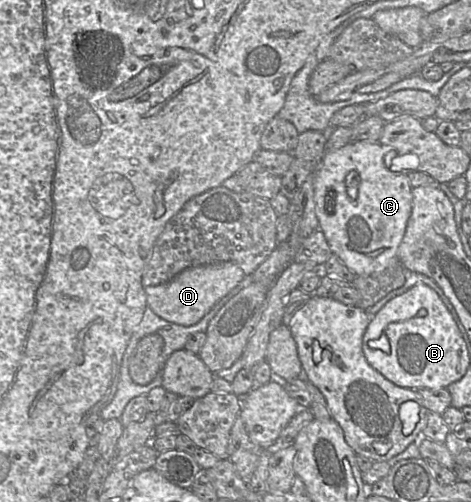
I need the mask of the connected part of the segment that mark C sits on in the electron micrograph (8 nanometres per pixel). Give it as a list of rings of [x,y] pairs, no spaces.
[[[352,141],[338,149],[326,149],[315,169],[314,200],[318,229],[324,233],[332,253],[356,275],[381,272],[392,259],[397,258],[412,212],[412,187],[407,174],[393,172],[385,166],[384,156],[391,150],[396,148],[380,142]]]

